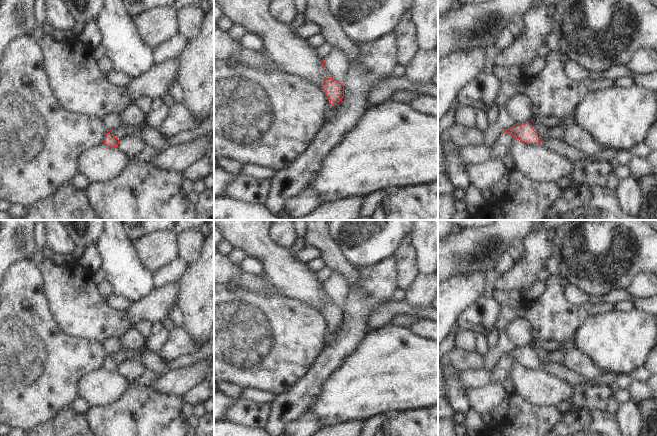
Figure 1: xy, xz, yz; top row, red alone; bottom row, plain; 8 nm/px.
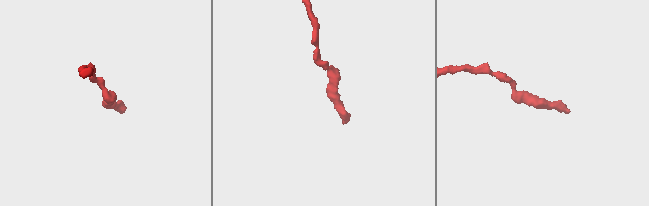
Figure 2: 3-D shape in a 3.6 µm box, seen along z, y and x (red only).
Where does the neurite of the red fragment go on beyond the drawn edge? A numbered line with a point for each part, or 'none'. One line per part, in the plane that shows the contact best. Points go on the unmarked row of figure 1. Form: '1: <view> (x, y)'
1: xz (330, 335)

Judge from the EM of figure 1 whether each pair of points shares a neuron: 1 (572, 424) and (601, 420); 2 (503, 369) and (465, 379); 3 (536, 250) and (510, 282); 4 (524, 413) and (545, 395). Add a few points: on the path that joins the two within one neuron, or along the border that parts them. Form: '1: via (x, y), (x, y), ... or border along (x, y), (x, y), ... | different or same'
1: via (579, 424), (594, 424) | same
2: via (494, 377), (474, 378) | same
3: via (536, 258), (518, 276) | same
4: border along (515, 394), (537, 406), (556, 407) | different

